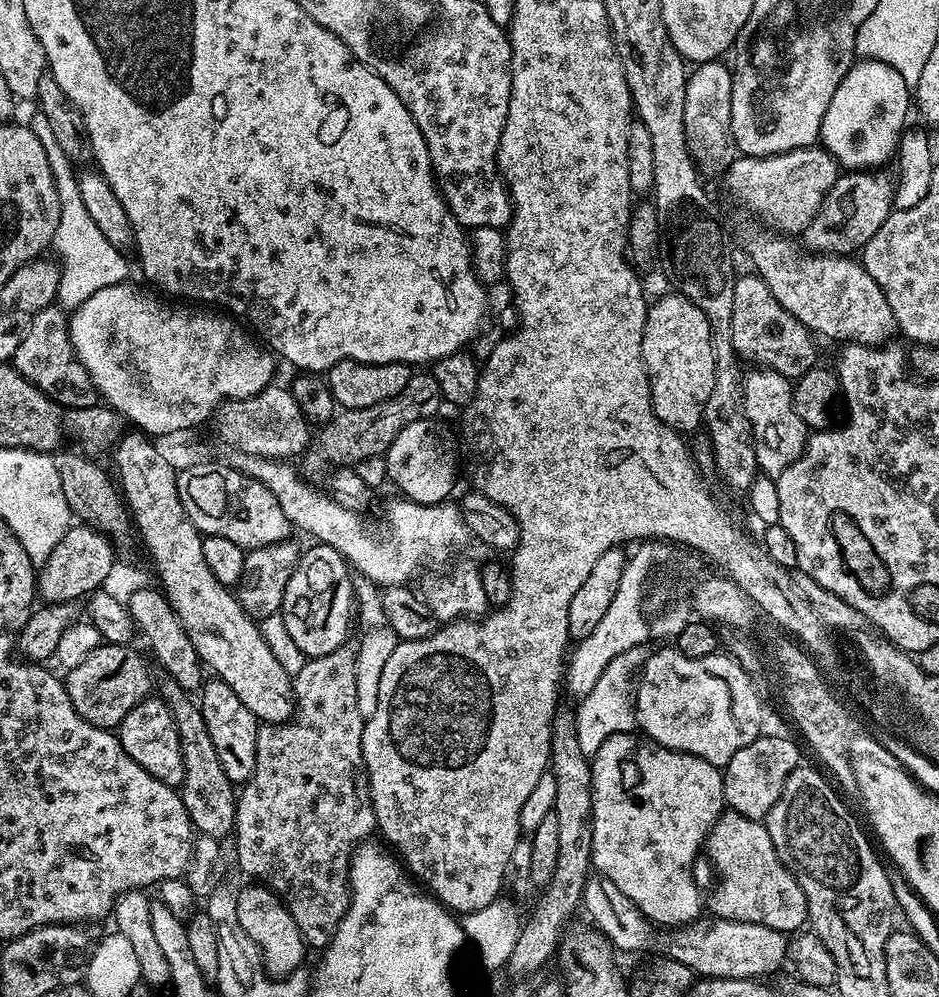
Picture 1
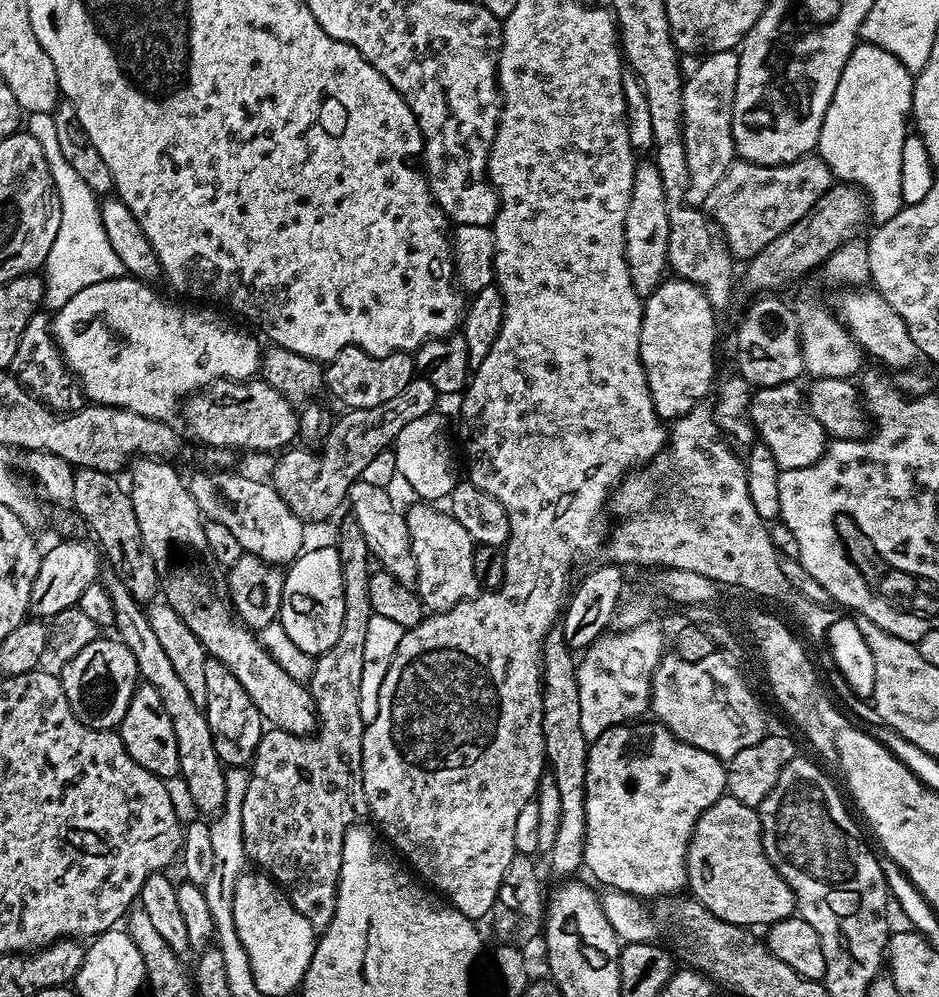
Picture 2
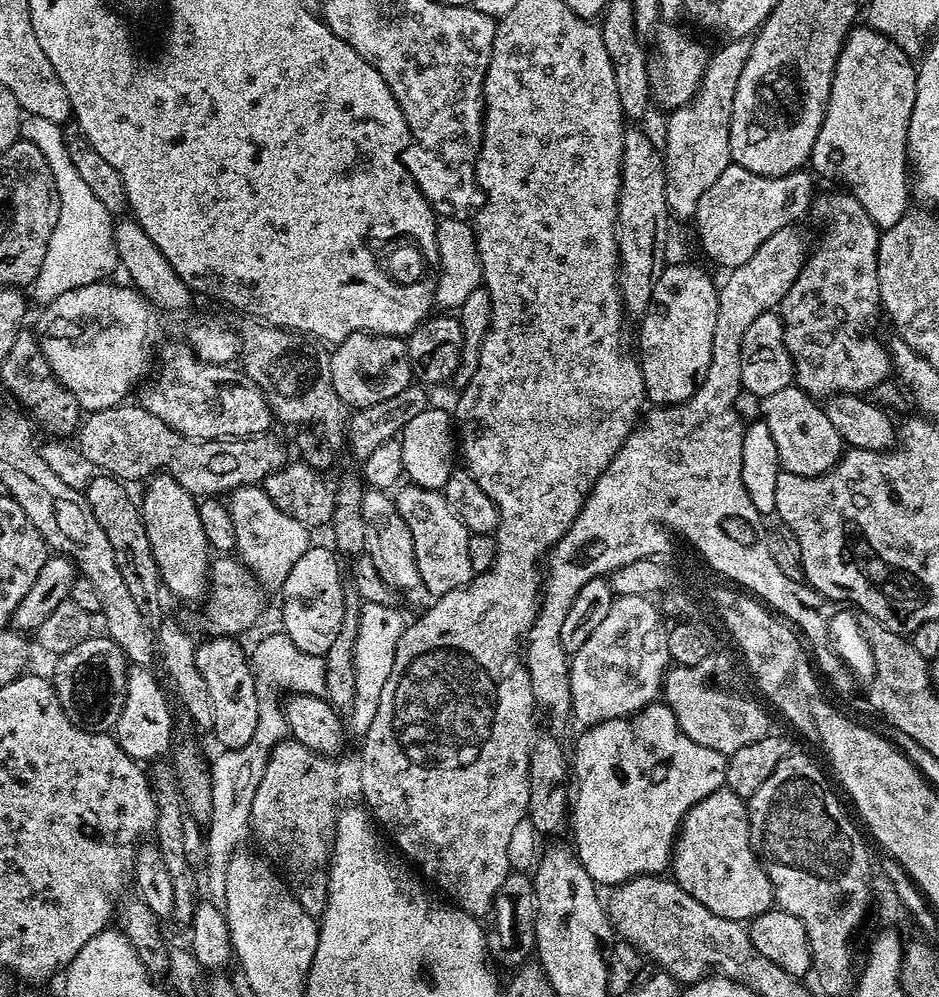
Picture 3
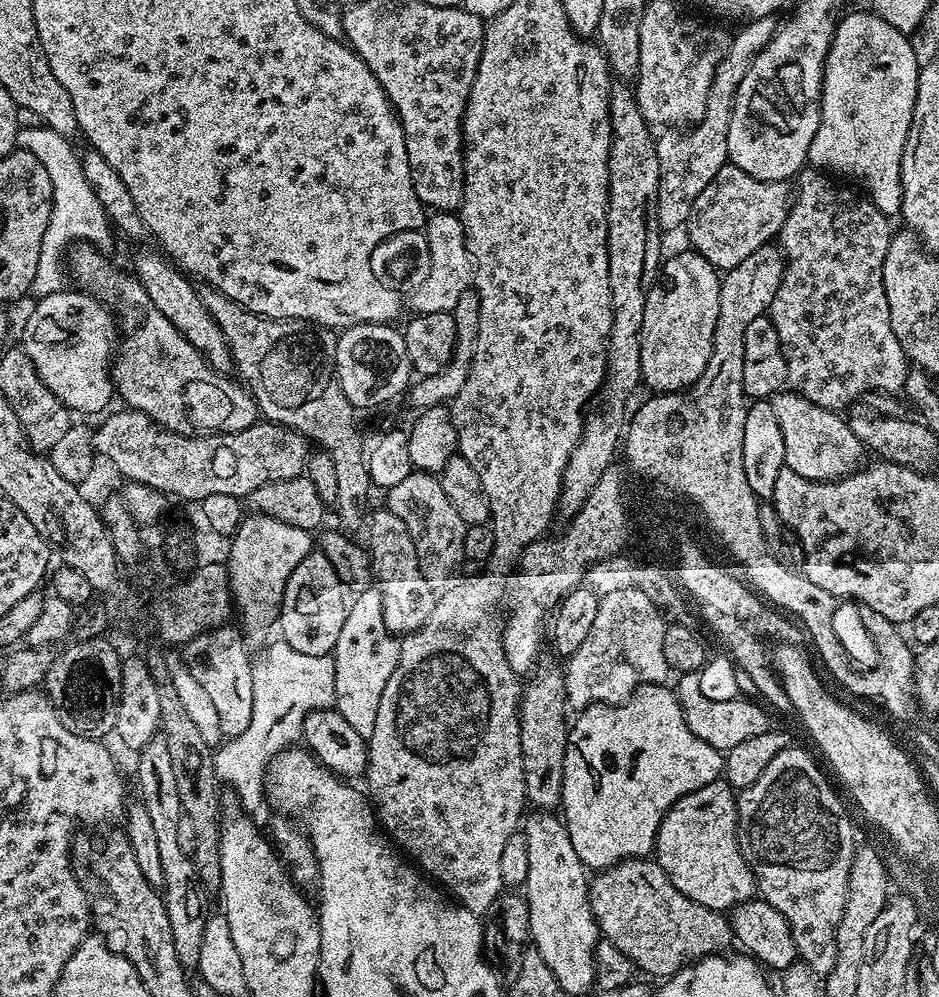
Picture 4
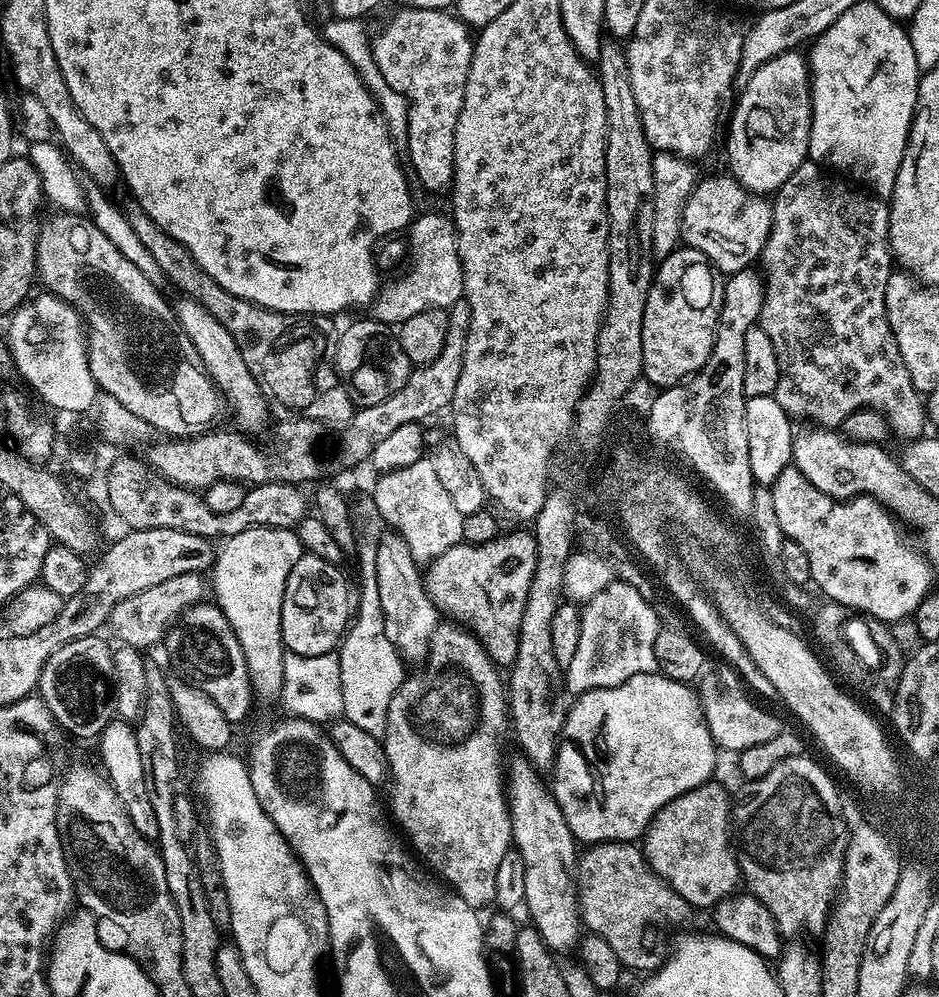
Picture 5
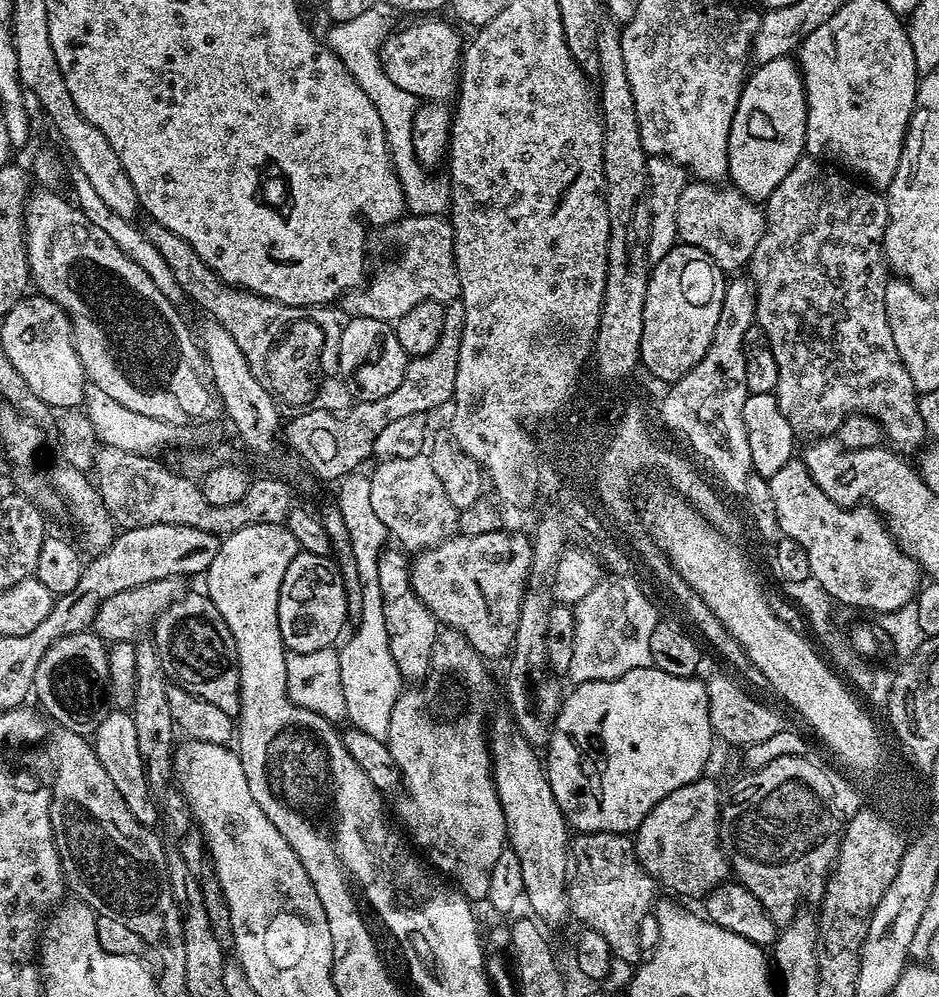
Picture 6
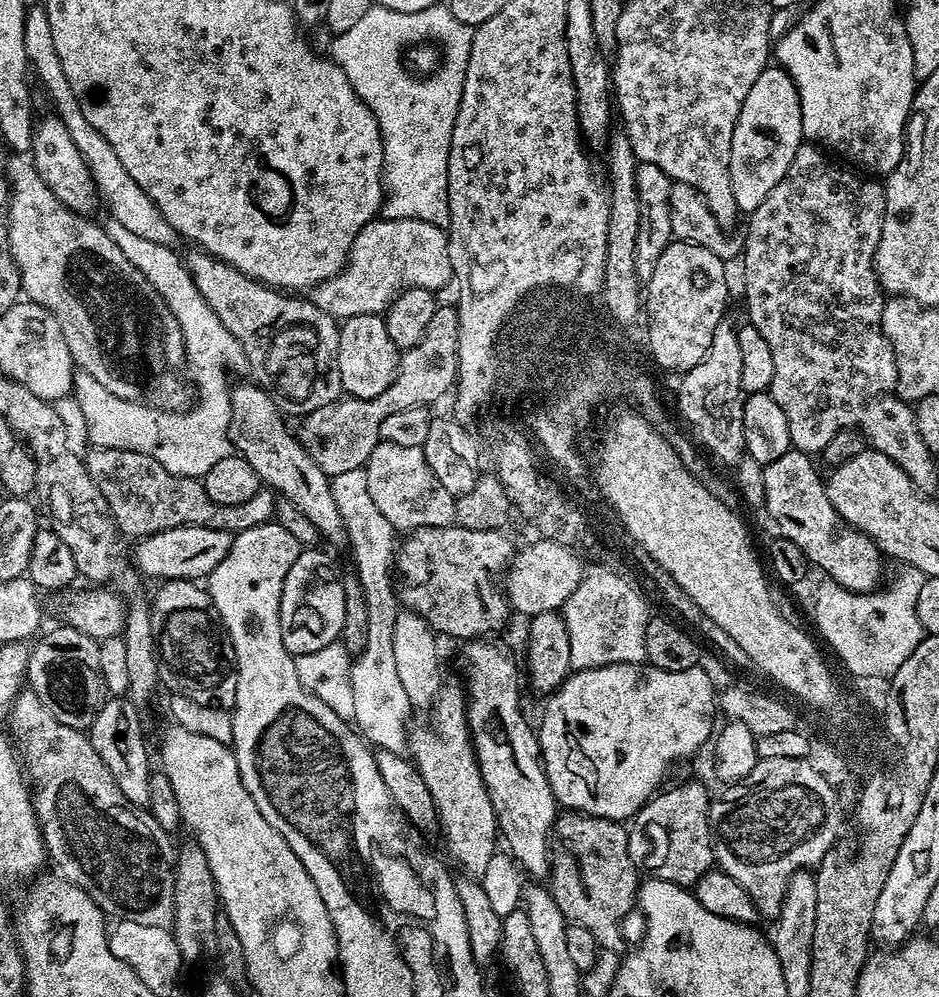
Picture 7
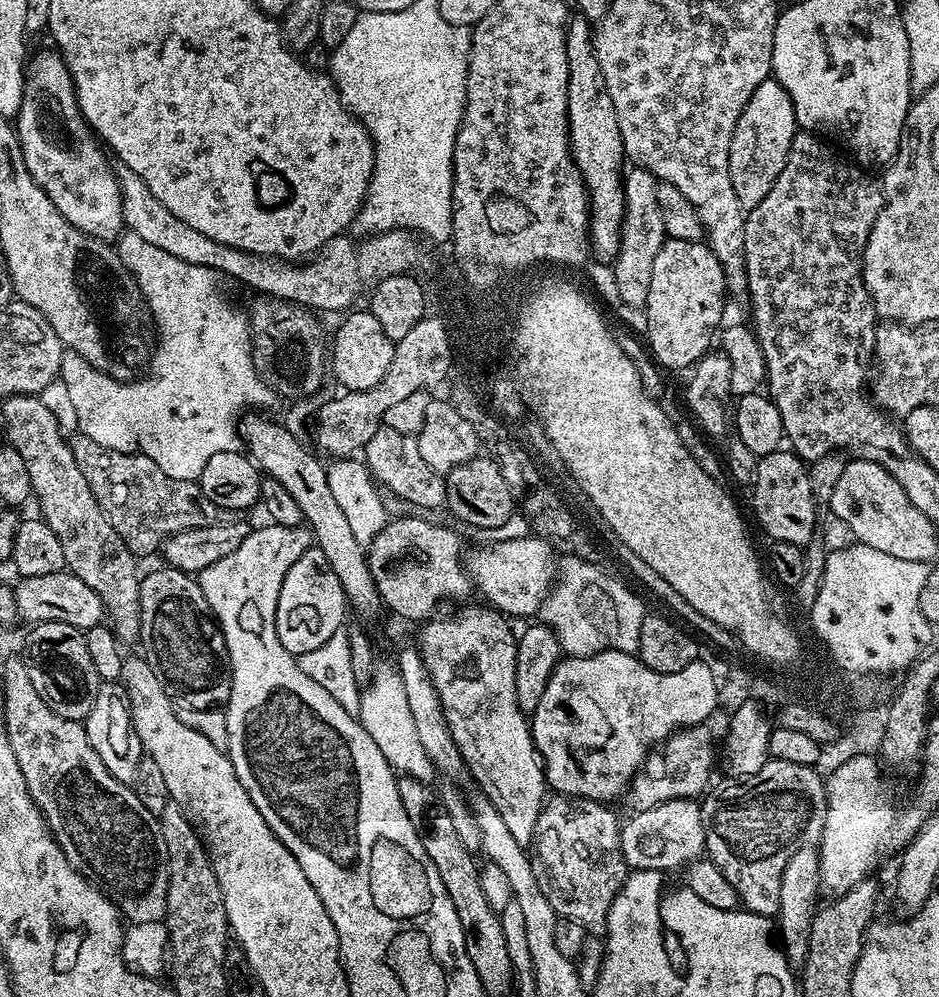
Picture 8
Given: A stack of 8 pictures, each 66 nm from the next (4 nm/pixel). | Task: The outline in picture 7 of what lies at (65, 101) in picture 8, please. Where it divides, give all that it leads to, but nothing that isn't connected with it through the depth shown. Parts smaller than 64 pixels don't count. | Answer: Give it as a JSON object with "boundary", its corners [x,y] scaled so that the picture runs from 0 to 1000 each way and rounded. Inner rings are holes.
{"boundary":[[[52,114],[44,124],[42,121],[37,125],[32,155],[45,183],[58,191],[58,199],[62,199],[62,203],[69,205],[77,213],[86,215],[98,215],[102,205],[104,209],[104,194],[102,184],[98,181],[98,172],[94,170],[79,138],[75,138],[75,130],[70,130],[63,116]]]}

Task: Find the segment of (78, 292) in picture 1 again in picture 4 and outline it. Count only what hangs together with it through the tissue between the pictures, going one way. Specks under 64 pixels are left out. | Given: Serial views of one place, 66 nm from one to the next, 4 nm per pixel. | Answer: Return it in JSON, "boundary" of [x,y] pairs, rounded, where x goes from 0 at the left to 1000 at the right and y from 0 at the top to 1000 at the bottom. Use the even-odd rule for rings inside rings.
{"boundary":[[[18,127],[17,148],[32,150],[32,154],[36,154],[36,158],[49,166],[49,175],[53,175],[53,187],[58,187],[53,223],[45,239],[45,255],[40,255],[40,271],[36,274],[33,291],[33,296],[42,299],[63,293],[69,288],[70,254],[78,245],[93,243],[112,247],[118,243],[121,233],[115,216],[109,211],[109,203],[104,203],[104,195],[96,191],[96,183],[92,183],[92,175],[87,175],[85,152],[77,149],[78,141],[53,127],[38,127],[43,128]]]}

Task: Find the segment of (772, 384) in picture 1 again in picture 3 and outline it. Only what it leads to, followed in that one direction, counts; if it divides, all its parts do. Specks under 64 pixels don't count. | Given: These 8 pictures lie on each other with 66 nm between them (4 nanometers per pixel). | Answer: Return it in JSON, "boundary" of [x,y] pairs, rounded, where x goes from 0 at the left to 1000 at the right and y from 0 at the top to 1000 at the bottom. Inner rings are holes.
{"boundary":[[[840,387],[829,391],[829,395],[813,398],[812,405],[812,423],[829,447],[829,459],[834,472],[851,477],[874,477],[889,469],[901,446],[892,431],[888,431],[884,419],[880,419],[876,408],[866,398],[852,389]]]}

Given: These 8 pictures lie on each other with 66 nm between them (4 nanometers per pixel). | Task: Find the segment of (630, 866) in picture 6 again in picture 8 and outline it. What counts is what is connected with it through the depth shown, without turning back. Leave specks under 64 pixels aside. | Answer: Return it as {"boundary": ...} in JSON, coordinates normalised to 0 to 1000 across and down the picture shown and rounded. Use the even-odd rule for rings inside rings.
{"boundary":[[[585,797],[573,816],[564,848],[569,881],[573,881],[577,897],[581,897],[595,922],[616,926],[626,937],[646,932],[650,909],[671,874],[660,852],[661,823],[656,823],[647,810],[637,802]]]}

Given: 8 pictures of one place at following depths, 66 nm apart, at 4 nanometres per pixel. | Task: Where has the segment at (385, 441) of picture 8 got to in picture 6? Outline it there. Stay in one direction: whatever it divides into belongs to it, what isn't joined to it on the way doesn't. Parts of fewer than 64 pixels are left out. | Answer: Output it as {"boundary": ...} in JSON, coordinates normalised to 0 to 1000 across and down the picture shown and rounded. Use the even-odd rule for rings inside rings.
{"boundary":[[[455,456],[407,461],[399,467],[401,469],[394,473],[394,505],[398,507],[407,528],[411,528],[414,539],[419,543],[423,542],[421,545],[427,551],[439,556],[446,556],[452,551],[466,548],[472,542],[487,537],[490,514],[483,508],[483,504],[479,504],[471,483],[466,483],[466,475],[462,475],[462,467],[457,463]]]}

